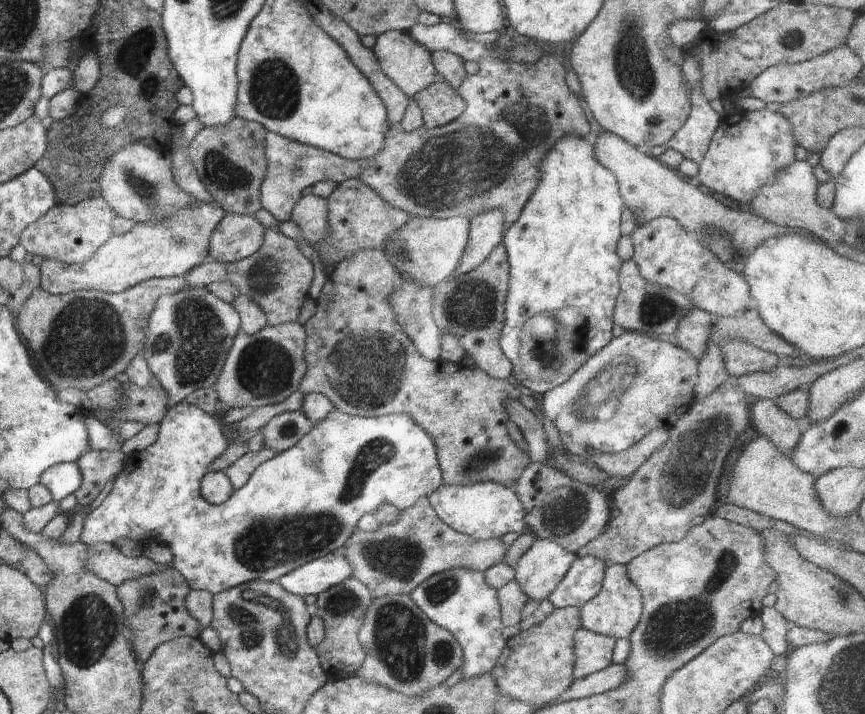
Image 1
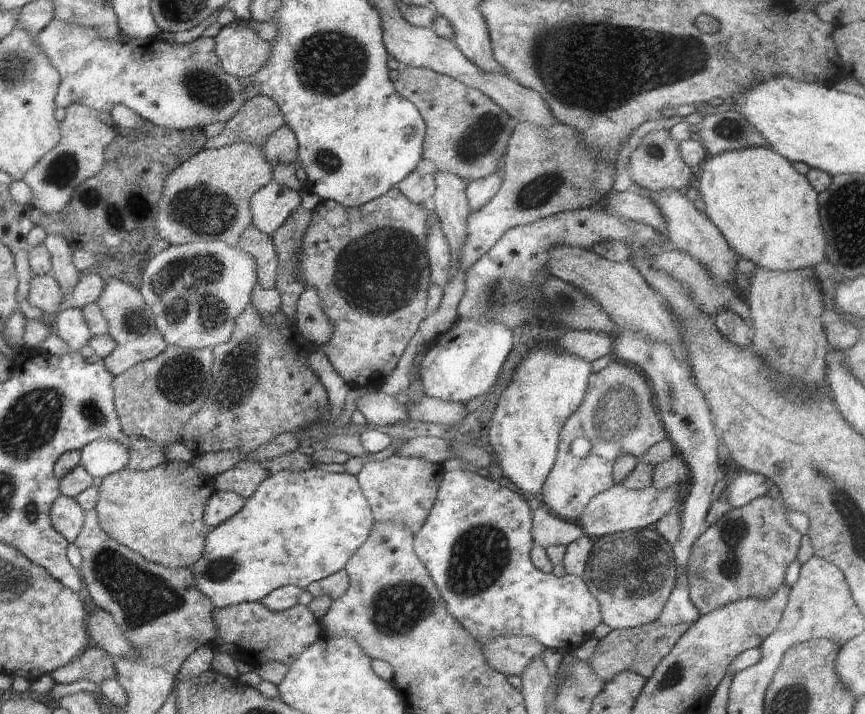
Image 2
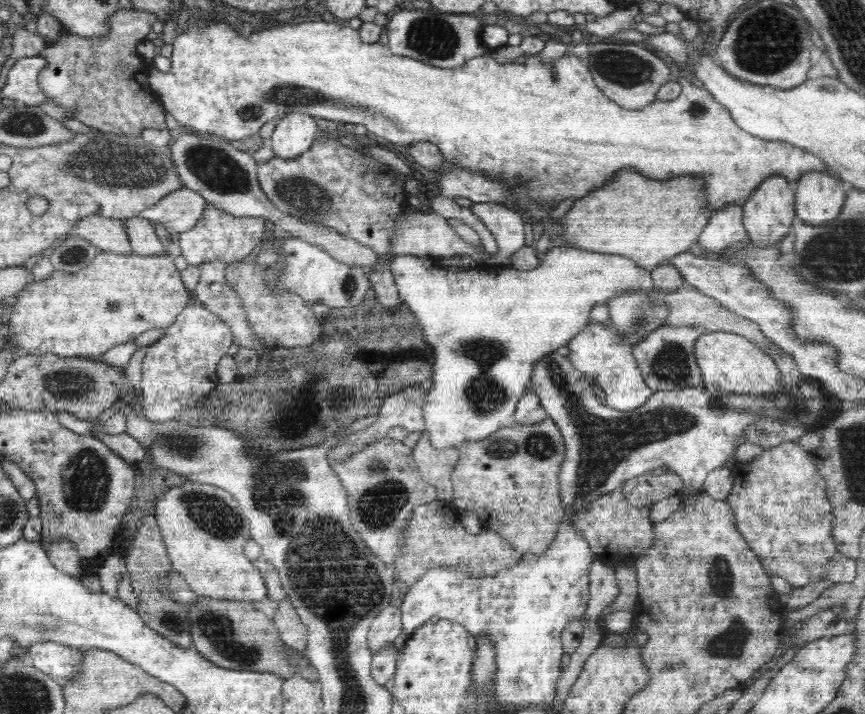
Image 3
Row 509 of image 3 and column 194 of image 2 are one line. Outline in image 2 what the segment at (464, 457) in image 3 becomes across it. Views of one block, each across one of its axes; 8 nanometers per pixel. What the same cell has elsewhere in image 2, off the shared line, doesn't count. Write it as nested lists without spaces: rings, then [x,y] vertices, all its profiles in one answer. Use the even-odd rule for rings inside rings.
[[[196,457],[192,462],[167,462],[156,465],[148,470],[128,470],[128,468],[121,469],[120,472],[115,472],[108,476],[105,476],[101,485],[99,486],[99,498],[96,503],[95,509],[100,514],[100,526],[105,529],[105,532],[109,534],[114,540],[118,541],[122,545],[126,545],[128,548],[134,550],[134,552],[141,553],[146,560],[156,563],[158,565],[165,566],[166,568],[192,568],[193,564],[202,558],[204,554],[204,546],[206,546],[206,536],[211,531],[211,527],[203,522],[203,511],[206,508],[208,499],[216,491],[214,486],[215,477],[207,476],[206,474],[200,474],[198,469],[194,467],[194,463],[199,461],[199,457]]]

